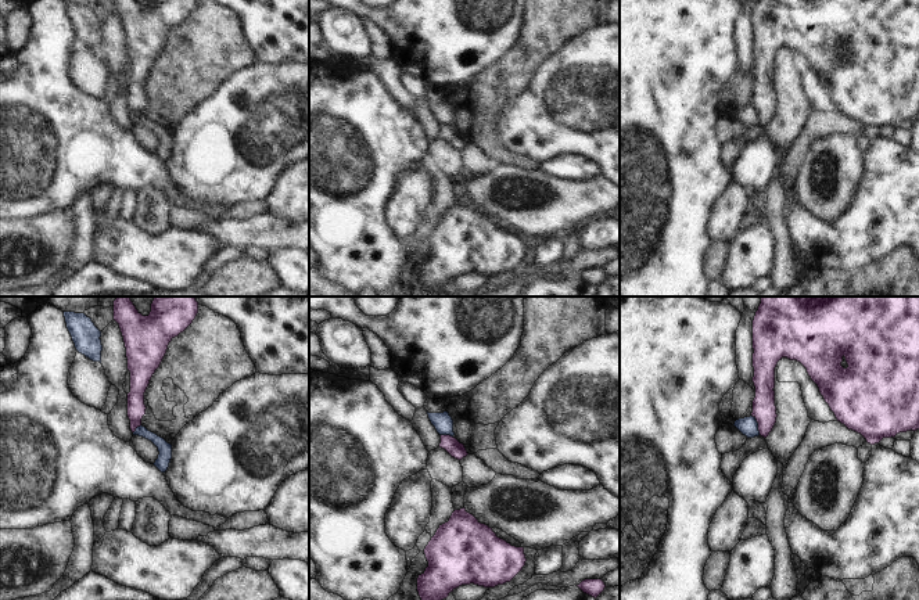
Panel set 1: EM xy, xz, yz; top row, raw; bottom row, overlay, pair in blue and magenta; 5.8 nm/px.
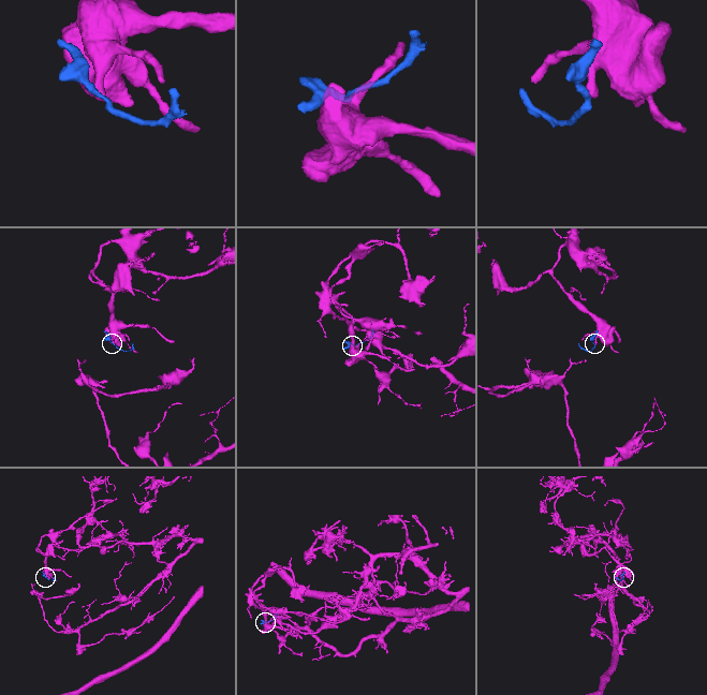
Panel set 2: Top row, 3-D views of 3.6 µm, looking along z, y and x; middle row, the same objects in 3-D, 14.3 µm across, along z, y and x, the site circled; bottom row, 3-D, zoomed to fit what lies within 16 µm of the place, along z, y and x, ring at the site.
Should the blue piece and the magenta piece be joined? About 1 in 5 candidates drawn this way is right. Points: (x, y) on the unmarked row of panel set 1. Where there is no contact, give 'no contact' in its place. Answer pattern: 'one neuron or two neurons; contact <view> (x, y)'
two neurons; contact yz (757, 114)

